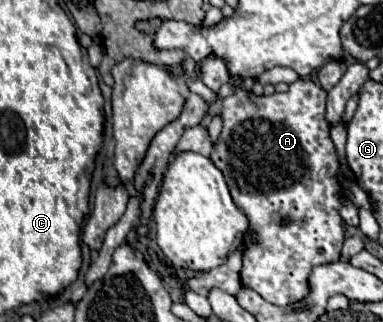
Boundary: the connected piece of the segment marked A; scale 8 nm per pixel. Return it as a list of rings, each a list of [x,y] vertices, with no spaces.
[[[299,78],[285,94],[253,96],[251,92],[237,90],[223,100],[223,130],[211,152],[211,160],[223,172],[233,200],[247,214],[249,230],[259,234],[259,242],[249,246],[243,254],[241,282],[277,306],[305,298],[313,266],[339,260],[345,240],[339,210],[347,188],[343,186],[339,156],[329,136],[331,124],[325,118],[325,110],[327,92],[311,78]]]

